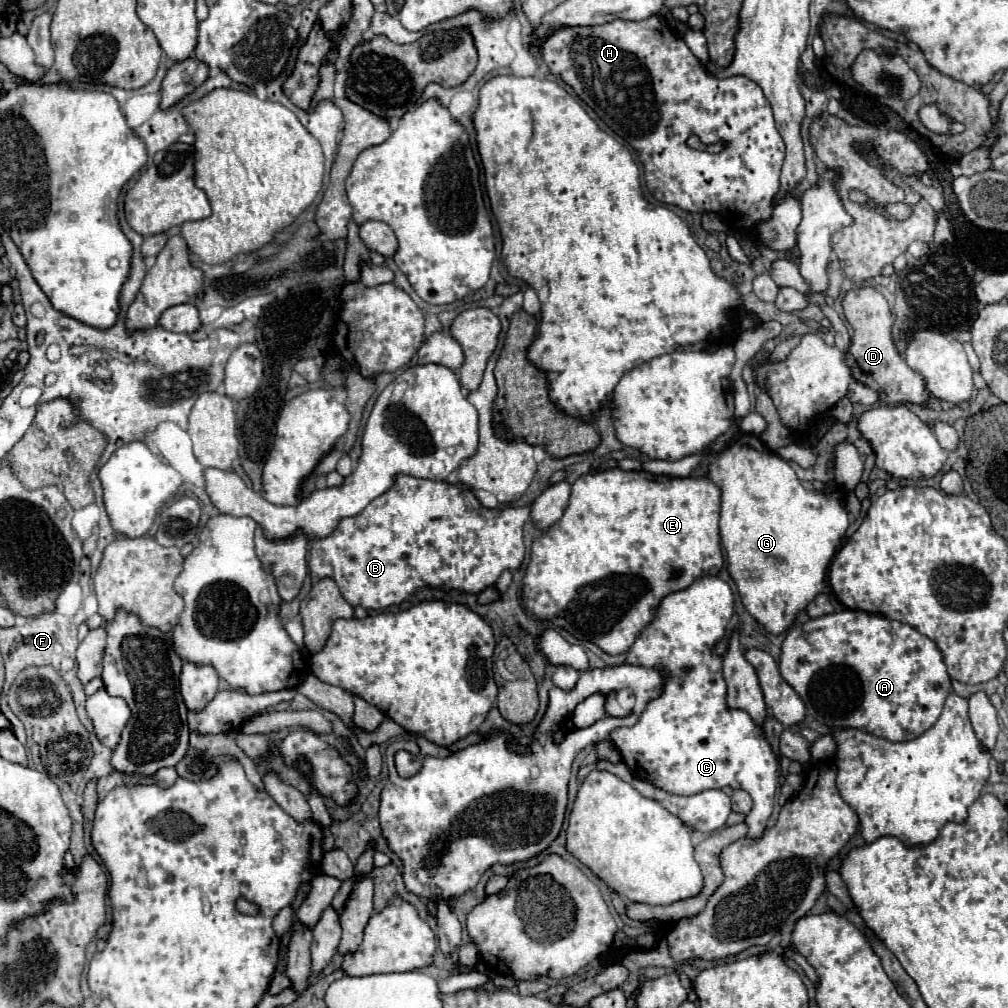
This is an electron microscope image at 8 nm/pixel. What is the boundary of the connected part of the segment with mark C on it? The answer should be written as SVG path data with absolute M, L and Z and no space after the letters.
M701 576L689 588L671 592L665 596L655 612L655 620L639 632L635 644L627 652L627 664L643 668L663 668L667 680L663 680L663 692L647 708L639 722L631 728L615 728L609 738L619 748L623 762L629 766L635 778L647 780L657 788L663 788L669 794L693 796L711 788L741 788L751 794L753 810L747 814L745 824L749 826L751 838L761 836L767 826L767 820L773 812L773 796L779 784L777 776L777 756L773 754L769 742L765 740L763 728L757 726L751 716L739 708L727 706L727 688L721 672L721 656L715 652L715 646L725 638L729 620L733 616L733 594L727 582L717 576Z

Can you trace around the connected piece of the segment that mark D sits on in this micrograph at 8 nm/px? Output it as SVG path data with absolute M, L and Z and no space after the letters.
M873 286L849 290L843 298L843 312L847 322L855 328L855 334L851 336L851 346L845 354L847 366L851 368L853 378L865 386L879 390L881 400L885 404L901 404L901 402L923 404L929 398L929 392L925 388L923 376L913 372L905 364L905 358L899 356L899 352L895 350L895 344L891 338L893 316L889 312L889 304L883 298L883 294Z

